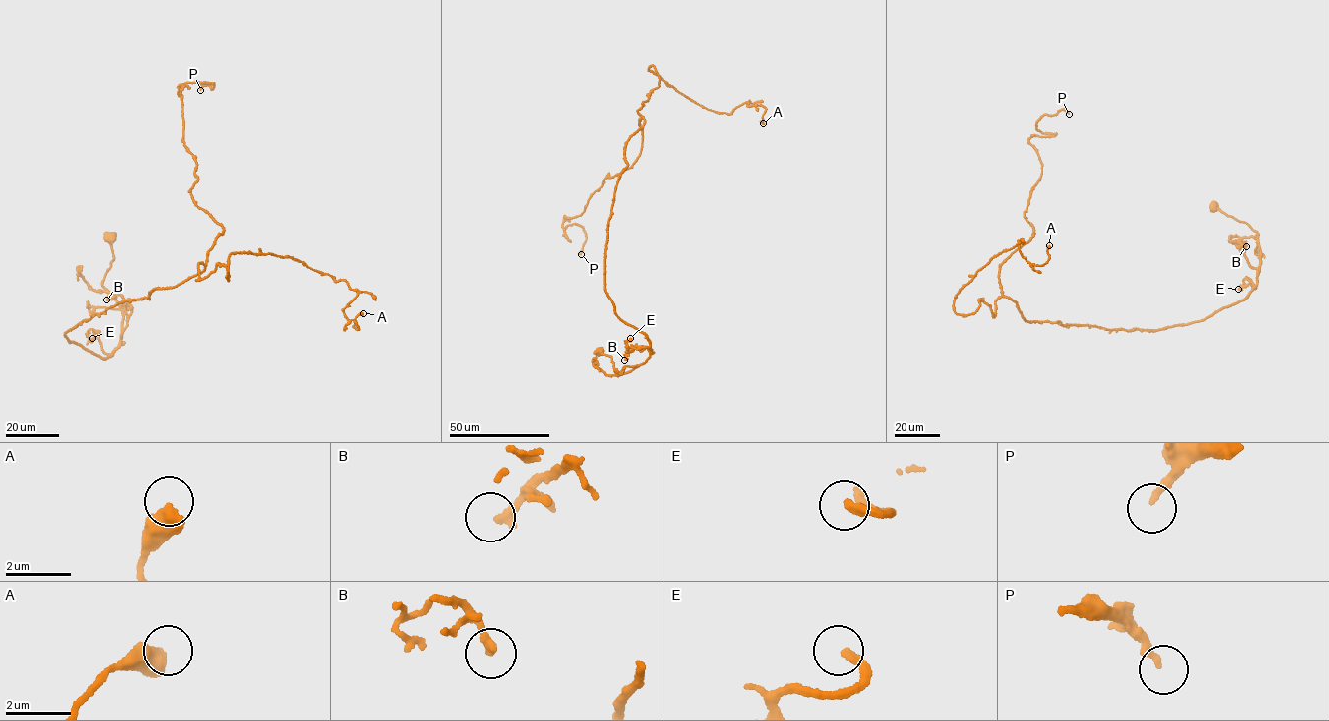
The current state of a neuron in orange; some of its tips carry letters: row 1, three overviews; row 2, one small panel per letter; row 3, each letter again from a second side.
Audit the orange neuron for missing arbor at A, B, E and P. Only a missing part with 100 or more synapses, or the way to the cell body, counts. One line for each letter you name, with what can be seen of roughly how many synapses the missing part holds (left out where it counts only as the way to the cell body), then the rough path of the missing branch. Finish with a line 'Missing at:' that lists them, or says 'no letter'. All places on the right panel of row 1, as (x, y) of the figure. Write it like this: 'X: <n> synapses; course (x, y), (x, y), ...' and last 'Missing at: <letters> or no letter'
Missing at: no letter

